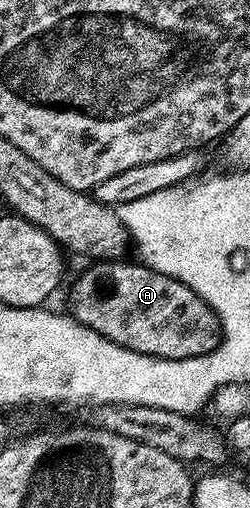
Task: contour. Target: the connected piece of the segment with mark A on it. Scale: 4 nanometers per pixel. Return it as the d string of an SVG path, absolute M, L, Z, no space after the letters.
M96 260L94 263L88 264L91 266L72 283L71 294L67 297L68 307L66 306L66 308L69 310L71 318L77 323L97 331L97 335L101 335L121 347L144 353L150 357L189 359L197 355L212 353L219 345L221 336L219 316L213 310L204 308L202 310L203 325L199 325L198 315L191 313L193 294L189 287L185 287L185 283L181 283L169 275L161 275L161 271L153 271L138 260L127 260Z

